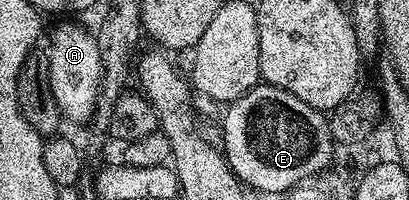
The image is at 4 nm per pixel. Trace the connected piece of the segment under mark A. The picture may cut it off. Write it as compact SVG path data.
M64 19L50 35L50 47L47 46L49 92L53 104L68 120L87 122L94 111L99 79L101 77L100 51L95 34L90 30Z

